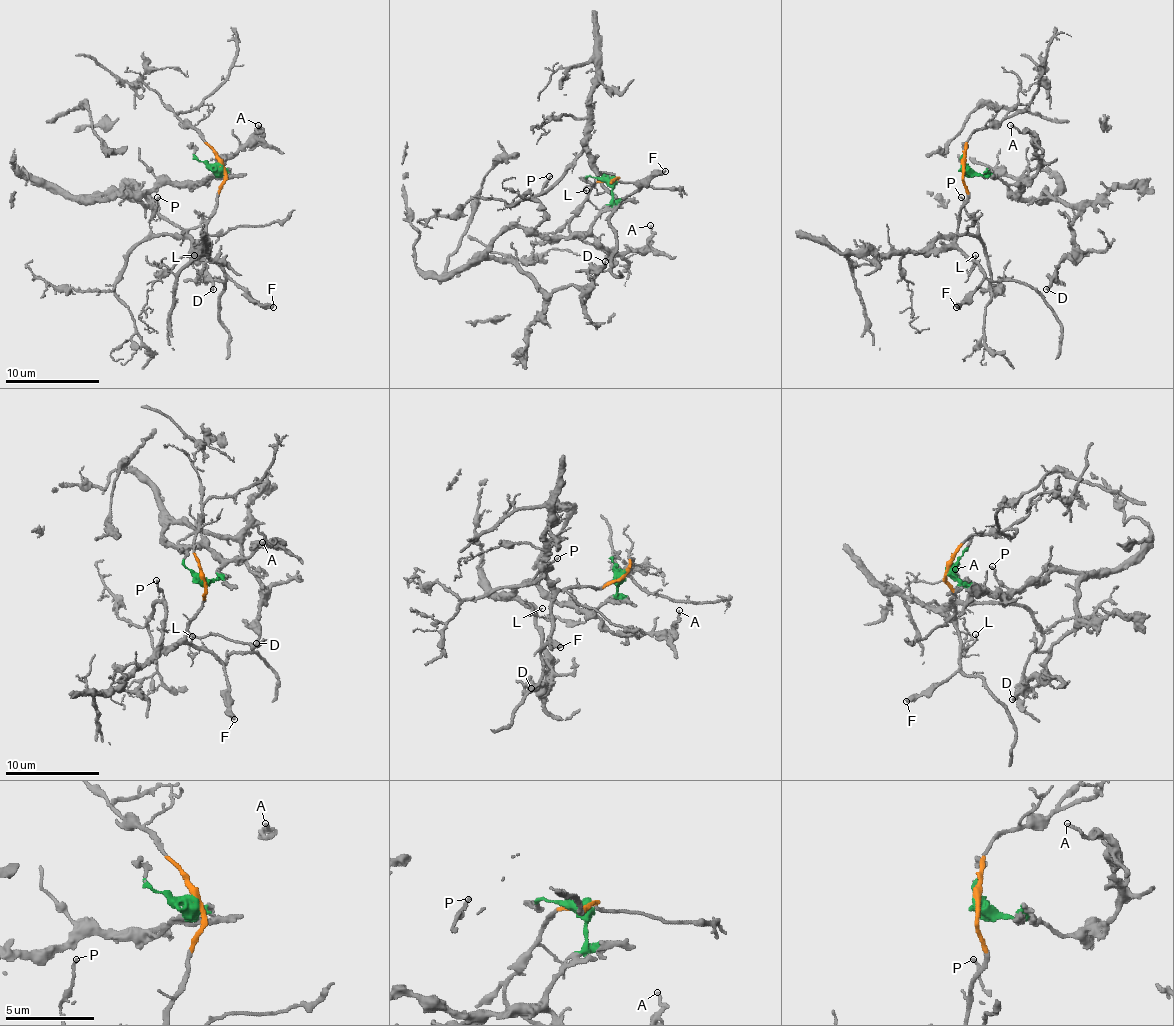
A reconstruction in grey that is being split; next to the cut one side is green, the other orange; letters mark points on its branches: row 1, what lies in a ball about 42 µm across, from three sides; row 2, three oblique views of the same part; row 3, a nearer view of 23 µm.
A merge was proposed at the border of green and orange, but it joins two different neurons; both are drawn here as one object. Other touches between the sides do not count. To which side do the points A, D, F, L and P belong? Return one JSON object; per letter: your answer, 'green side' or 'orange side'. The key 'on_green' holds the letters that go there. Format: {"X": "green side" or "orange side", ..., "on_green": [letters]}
{"A": "green side", "D": "green side", "F": "orange side", "L": "orange side", "P": "orange side", "on_green": ["A", "D"]}

